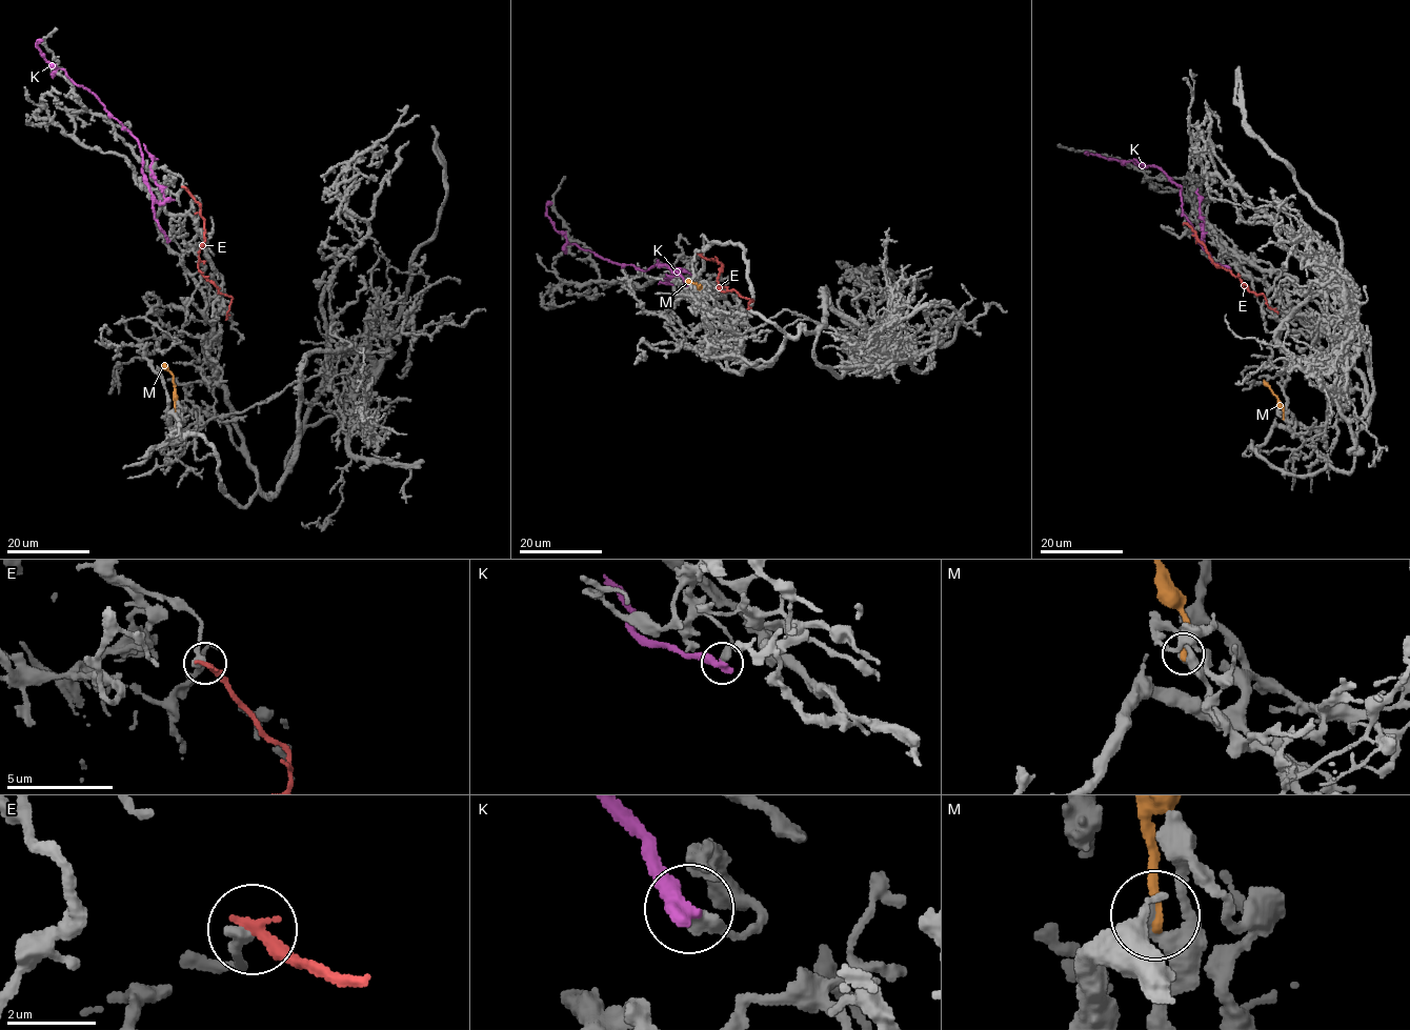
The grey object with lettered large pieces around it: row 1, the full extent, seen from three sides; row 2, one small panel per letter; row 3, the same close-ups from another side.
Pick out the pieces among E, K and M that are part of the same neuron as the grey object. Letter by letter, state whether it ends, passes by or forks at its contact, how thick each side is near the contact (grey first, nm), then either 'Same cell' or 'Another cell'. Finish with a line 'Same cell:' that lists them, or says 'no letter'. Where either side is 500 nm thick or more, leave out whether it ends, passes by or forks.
E: It ends there. Thickness 320 nm (grey) against 280 nm. Another cell
K: It ends there. Thickness 380 nm (grey) against 460 nm. Another cell
M: It ends there. Thickness 360 nm (grey) against 260 nm. Another cell
Same cell: no letter

